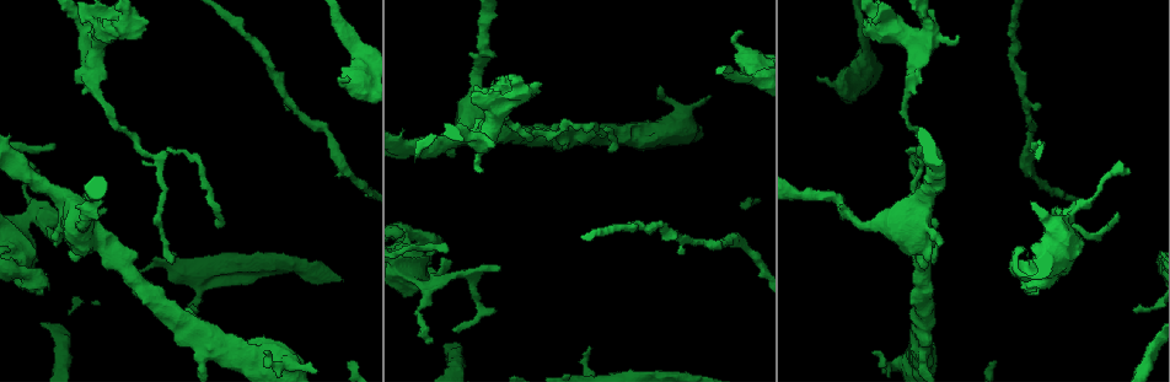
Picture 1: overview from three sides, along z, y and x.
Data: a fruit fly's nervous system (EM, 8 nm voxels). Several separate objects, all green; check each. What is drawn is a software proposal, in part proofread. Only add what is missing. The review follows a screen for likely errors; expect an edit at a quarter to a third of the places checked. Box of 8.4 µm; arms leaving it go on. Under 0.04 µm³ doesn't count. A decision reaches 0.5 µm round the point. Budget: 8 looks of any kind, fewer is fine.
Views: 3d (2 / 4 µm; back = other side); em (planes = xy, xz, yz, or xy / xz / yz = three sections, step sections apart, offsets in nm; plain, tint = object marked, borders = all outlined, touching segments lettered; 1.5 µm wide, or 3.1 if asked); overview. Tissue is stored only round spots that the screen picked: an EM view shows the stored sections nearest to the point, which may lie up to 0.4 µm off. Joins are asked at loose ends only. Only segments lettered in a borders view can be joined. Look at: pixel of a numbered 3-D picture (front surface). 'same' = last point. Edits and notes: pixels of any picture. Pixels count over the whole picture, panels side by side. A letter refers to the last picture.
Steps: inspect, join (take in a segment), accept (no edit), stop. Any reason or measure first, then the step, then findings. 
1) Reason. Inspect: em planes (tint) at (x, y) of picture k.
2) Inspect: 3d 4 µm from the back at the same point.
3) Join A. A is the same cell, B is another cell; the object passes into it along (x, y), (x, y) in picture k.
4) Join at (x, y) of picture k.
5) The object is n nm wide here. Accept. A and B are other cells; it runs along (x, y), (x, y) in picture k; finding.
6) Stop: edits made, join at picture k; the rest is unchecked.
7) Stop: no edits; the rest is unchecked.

An open end. Inspect: em yz step 4 (borders) at (741, 31) of picture 1.

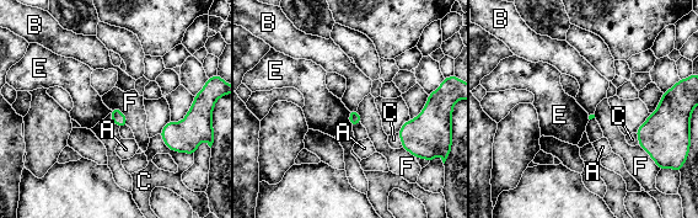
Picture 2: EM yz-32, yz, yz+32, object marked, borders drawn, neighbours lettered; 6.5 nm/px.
The longest contact is with C, 240 nm. Accept. A, B, C, E and F are other cells; none of them fits.

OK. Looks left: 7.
Tapers out. Inspect: 3d 4 µm at (497, 269) of picture 1.

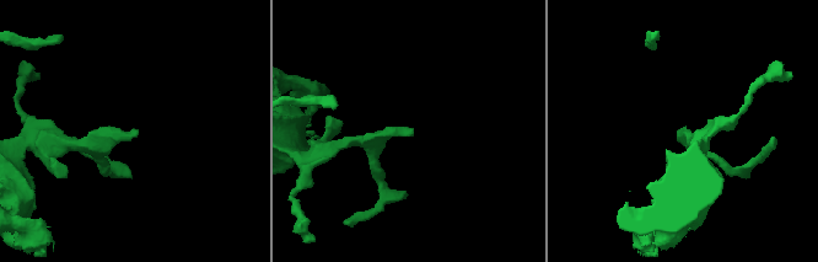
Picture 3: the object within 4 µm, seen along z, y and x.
Inspect: em xz step 4 (tint) at (411, 134) of picture 3.

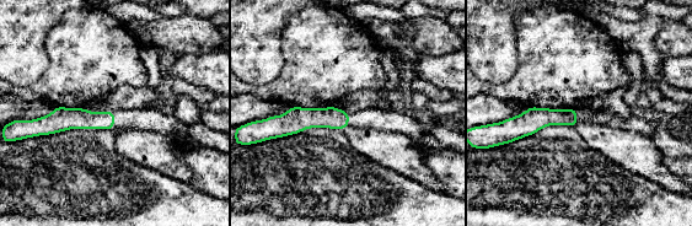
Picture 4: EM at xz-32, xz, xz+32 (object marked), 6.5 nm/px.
Another direction. Inspect: em planes (borders) at the same point.

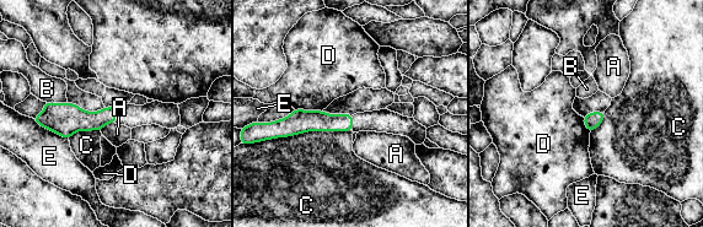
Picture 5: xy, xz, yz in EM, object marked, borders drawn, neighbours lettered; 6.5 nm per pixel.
The object is 110 nm wide here. Accept. A, B, C, D and E are other cells; a border runs along (352, 130), (305, 131), (266, 140) in picture 5; none of them fits.

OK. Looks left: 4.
Tapers out. Inspect: em planes (borders) at (430, 340) of picture 1.

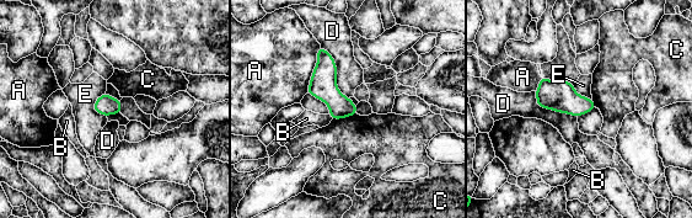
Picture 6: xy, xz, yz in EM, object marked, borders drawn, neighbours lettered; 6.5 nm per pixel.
Accept. A, B, C, D and E are other cells; a border runs along (321, 44), (348, 97) in picture 6; none of them fits.

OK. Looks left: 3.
Stop: no edits; the rest is unchecked.

